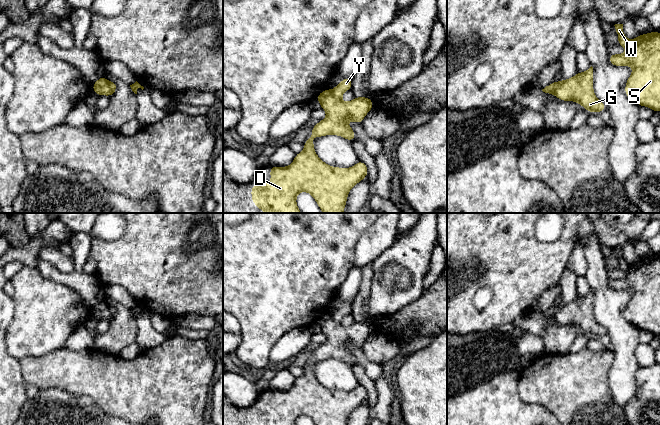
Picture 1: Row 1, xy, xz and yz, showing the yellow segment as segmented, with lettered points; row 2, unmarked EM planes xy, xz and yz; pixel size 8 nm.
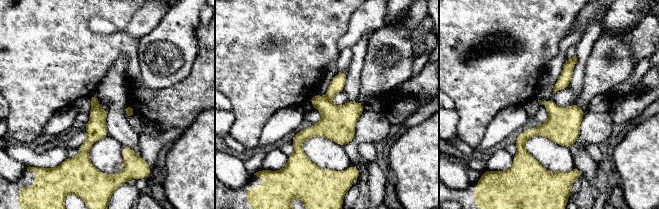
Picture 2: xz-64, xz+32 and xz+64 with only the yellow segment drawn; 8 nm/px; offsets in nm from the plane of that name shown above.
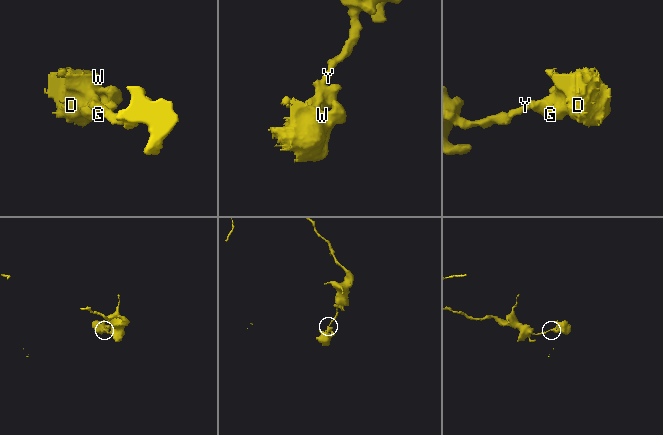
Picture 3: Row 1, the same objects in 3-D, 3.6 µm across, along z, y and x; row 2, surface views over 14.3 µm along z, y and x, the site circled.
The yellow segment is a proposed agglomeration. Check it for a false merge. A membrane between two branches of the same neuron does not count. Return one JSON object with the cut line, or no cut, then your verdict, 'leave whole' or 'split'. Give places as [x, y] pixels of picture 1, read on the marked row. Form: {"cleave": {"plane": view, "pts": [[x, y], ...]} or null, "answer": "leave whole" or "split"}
{"cleave": {"plane": "yz", "pts": [[556, 82], [552, 93]]}, "answer": "split"}

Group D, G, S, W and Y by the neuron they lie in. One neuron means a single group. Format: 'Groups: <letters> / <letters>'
Groups: D G S W / Y

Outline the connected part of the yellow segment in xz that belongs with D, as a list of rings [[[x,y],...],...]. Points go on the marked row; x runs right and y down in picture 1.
[[[329,89],[323,90],[316,99],[327,116],[312,127],[312,135],[304,143],[304,150],[297,153],[292,164],[287,167],[270,166],[270,184],[255,184],[251,188],[252,202],[265,213],[302,213],[297,207],[296,197],[303,191],[312,195],[323,213],[343,213],[351,188],[368,175],[368,167],[362,161],[351,168],[333,167],[324,163],[315,152],[313,138],[338,135],[354,142],[355,132],[347,125],[347,121],[362,124],[364,117],[374,108],[372,100],[355,97],[350,102],[343,102]]]

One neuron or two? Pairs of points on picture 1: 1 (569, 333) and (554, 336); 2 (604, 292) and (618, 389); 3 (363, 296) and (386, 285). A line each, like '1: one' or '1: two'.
1: one
2: one
3: two

